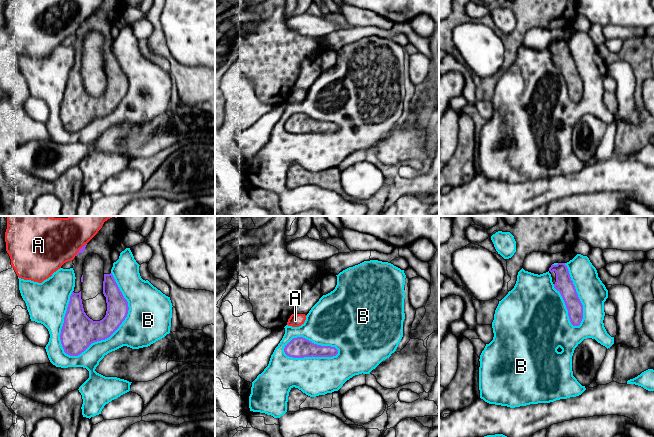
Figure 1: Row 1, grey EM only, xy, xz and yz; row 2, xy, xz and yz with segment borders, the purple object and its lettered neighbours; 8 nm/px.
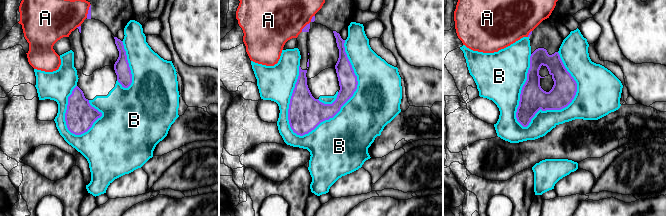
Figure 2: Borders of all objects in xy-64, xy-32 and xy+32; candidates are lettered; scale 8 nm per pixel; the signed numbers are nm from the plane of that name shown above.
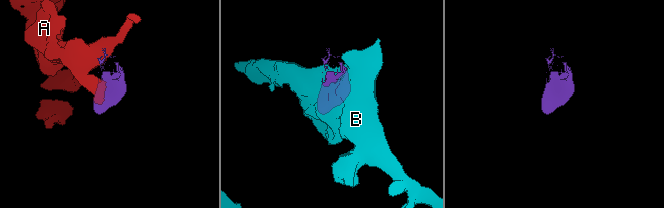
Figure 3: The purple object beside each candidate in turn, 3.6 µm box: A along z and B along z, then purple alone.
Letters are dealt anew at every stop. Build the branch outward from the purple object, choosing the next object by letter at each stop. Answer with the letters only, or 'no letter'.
no letter

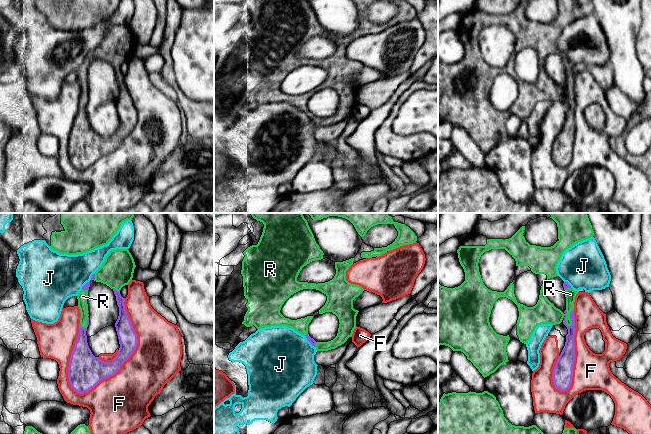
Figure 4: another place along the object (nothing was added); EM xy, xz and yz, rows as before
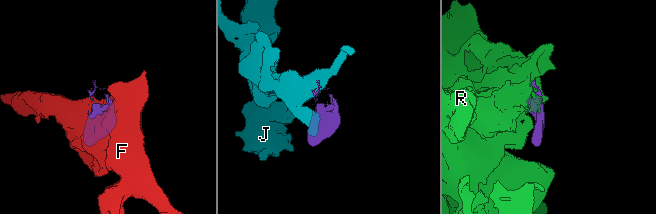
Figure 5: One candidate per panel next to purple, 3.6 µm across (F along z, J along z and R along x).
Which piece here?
R

